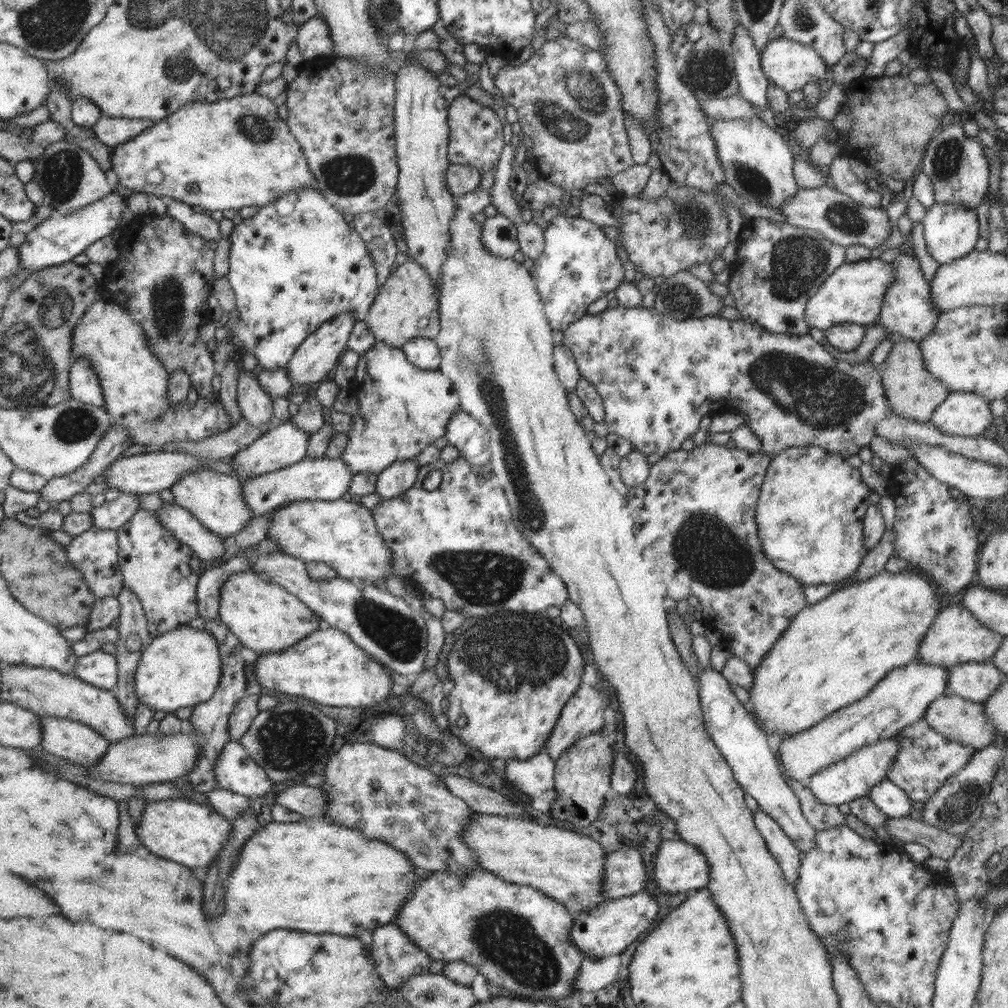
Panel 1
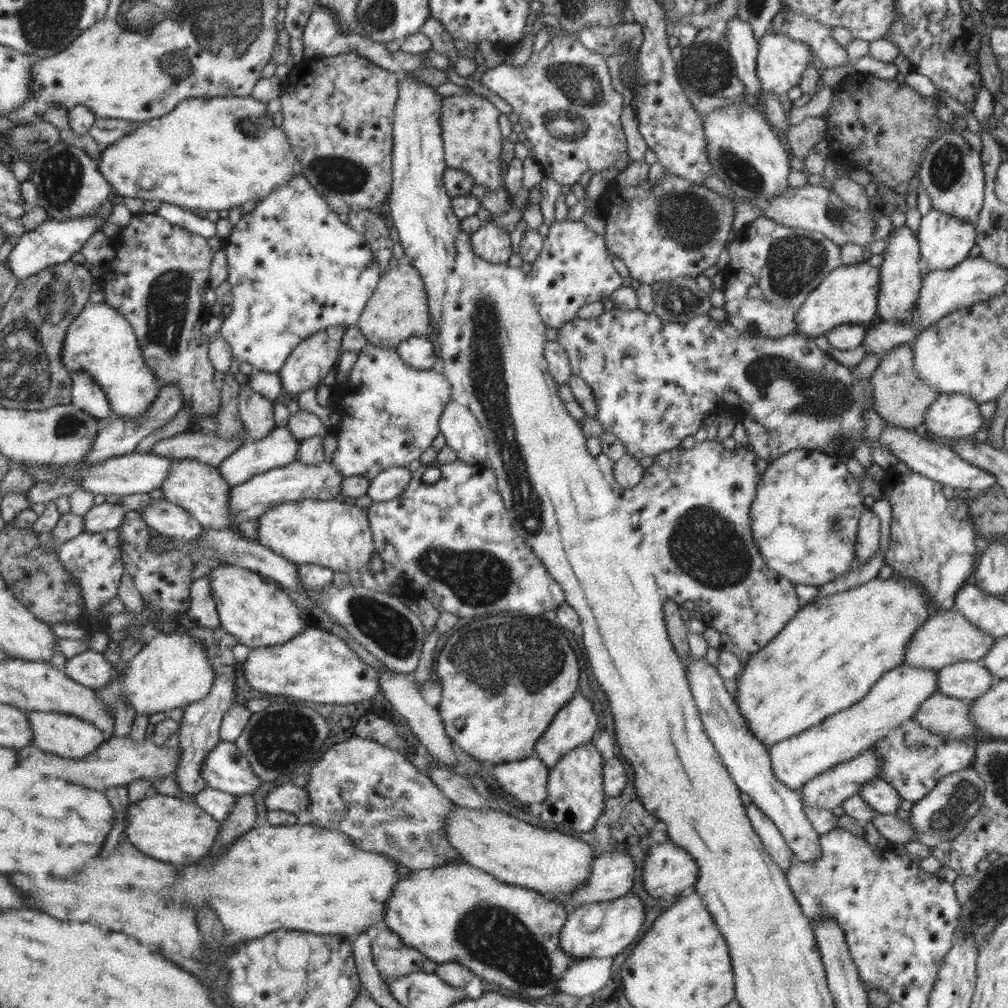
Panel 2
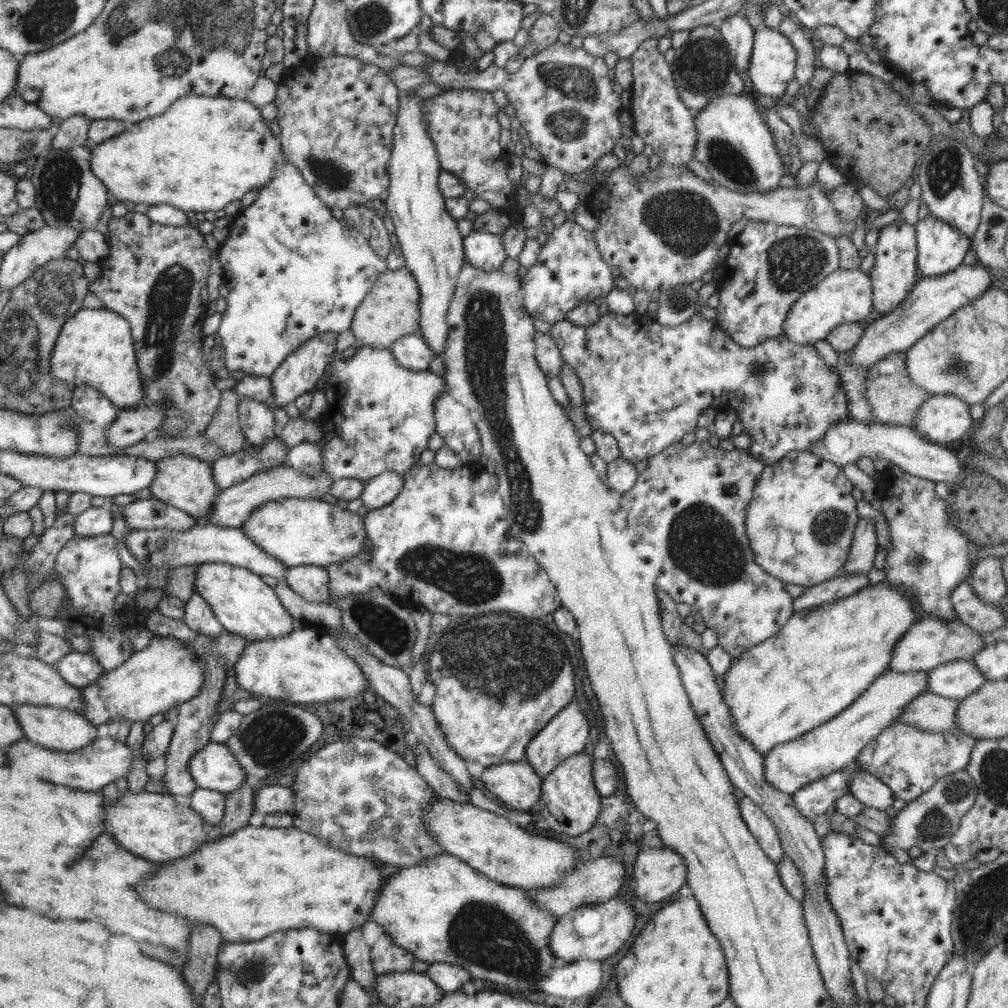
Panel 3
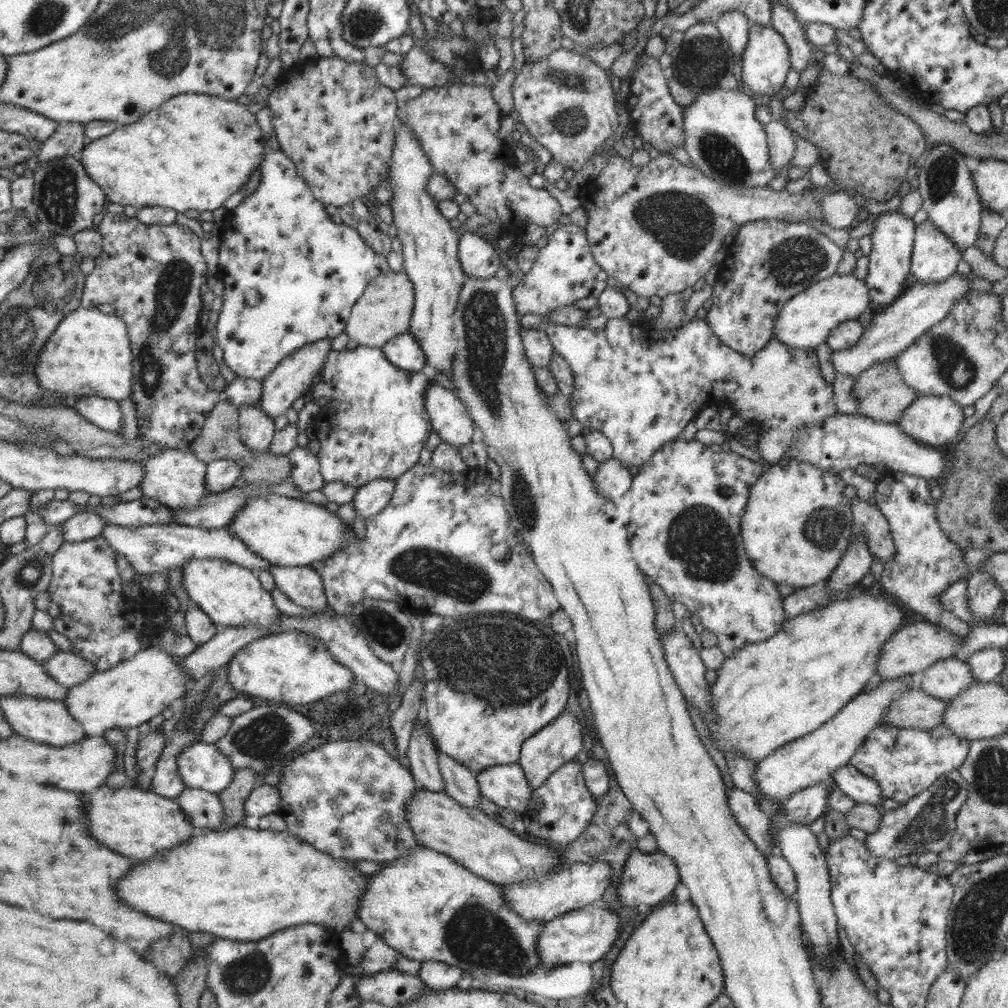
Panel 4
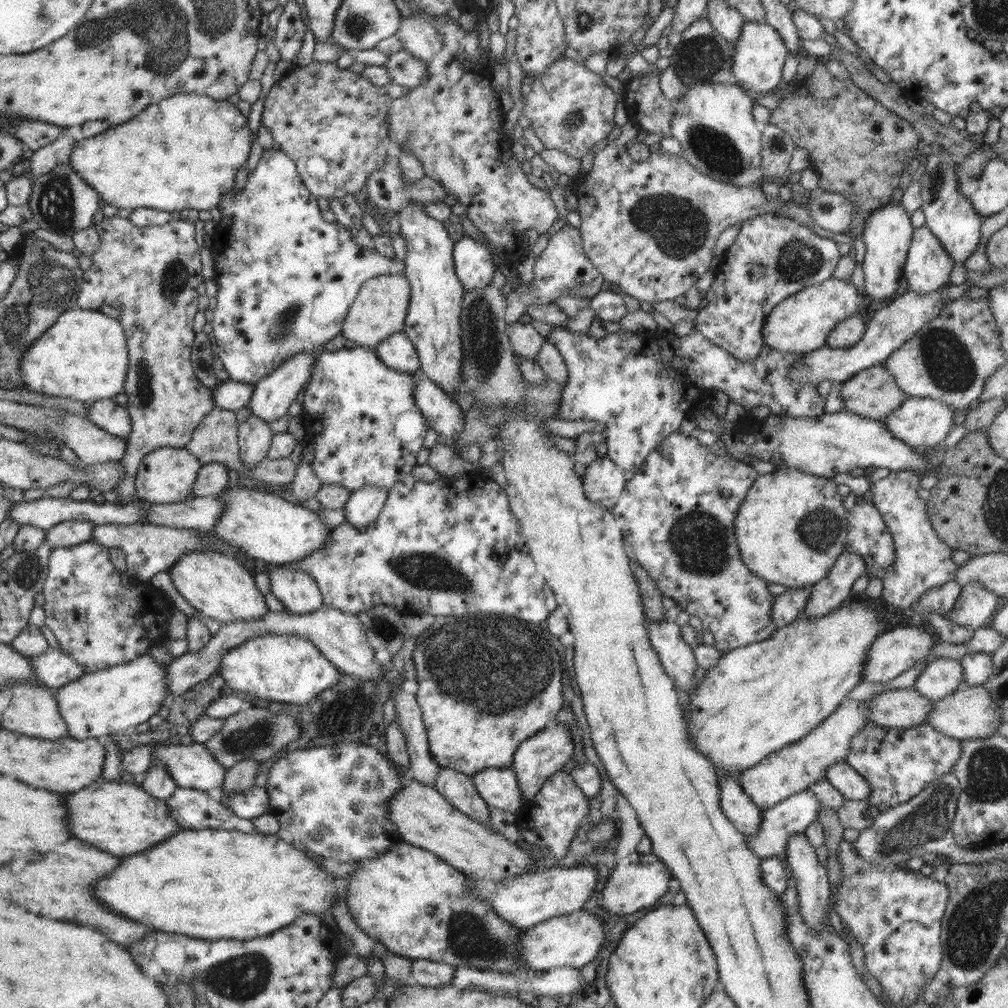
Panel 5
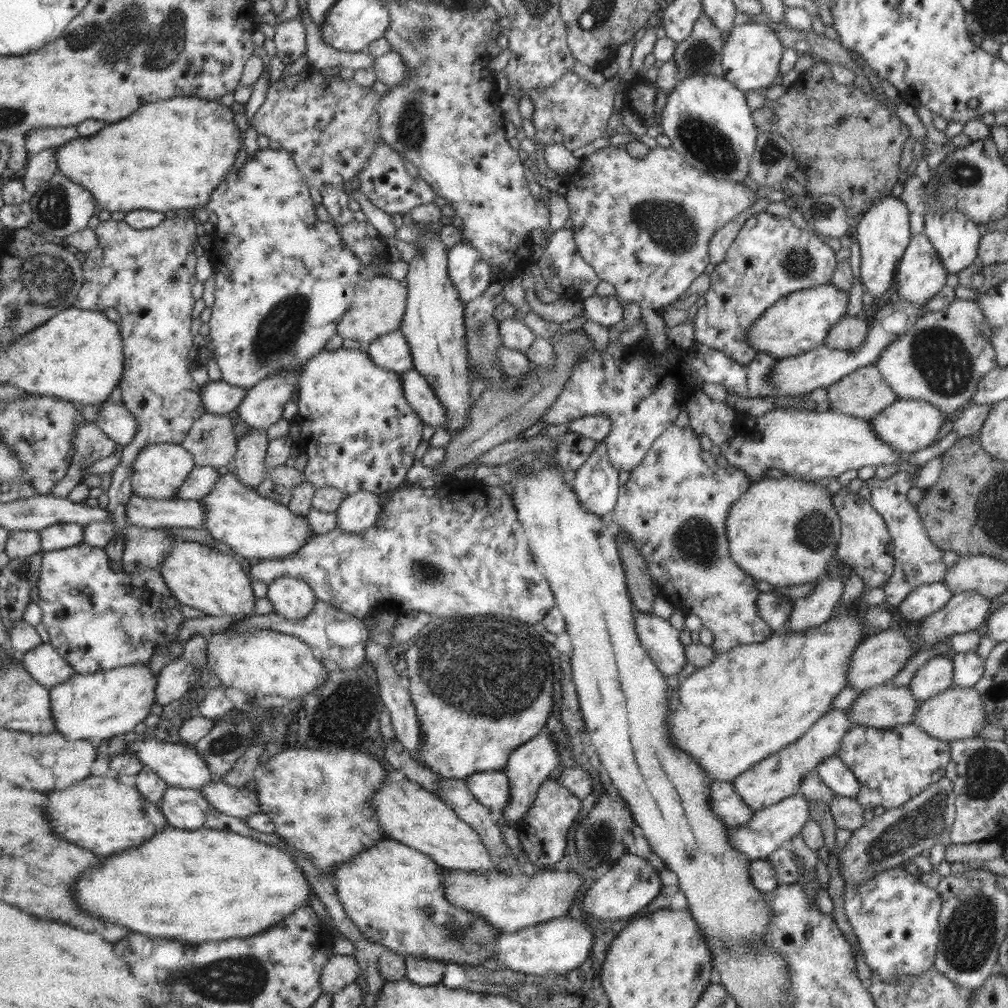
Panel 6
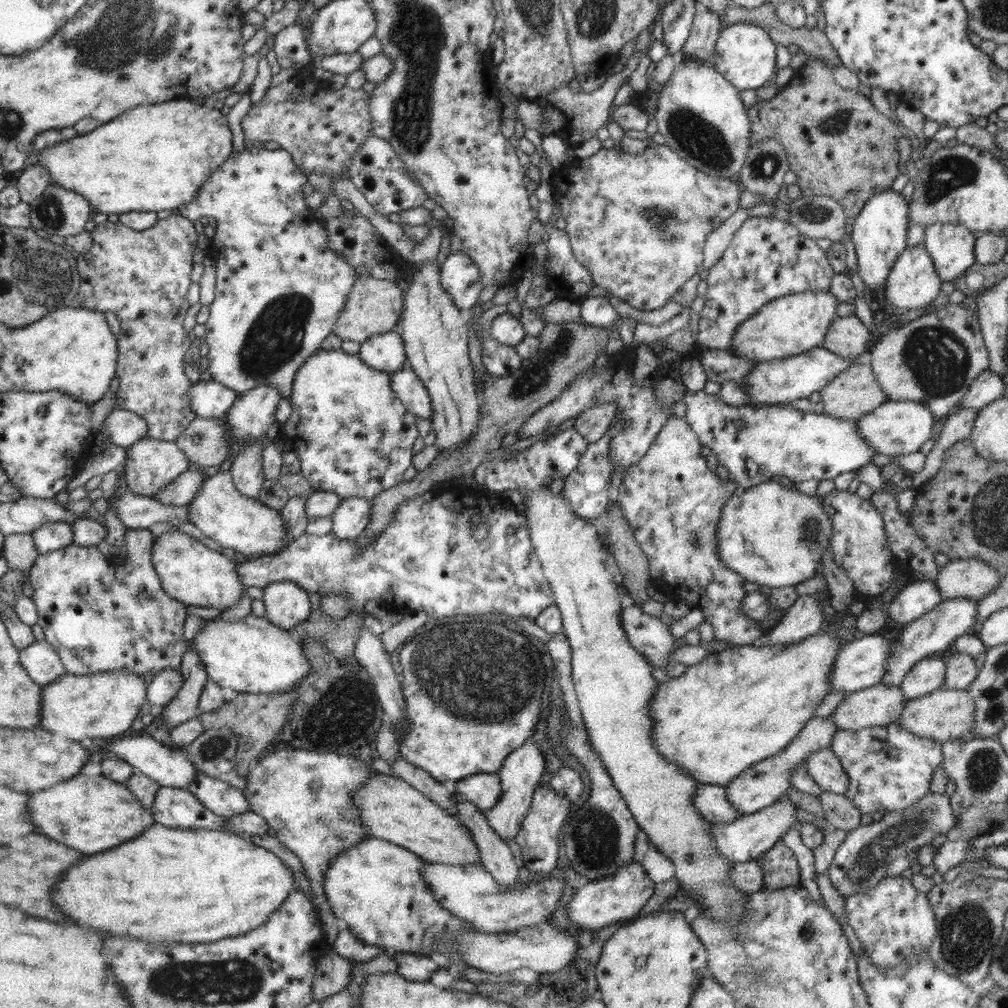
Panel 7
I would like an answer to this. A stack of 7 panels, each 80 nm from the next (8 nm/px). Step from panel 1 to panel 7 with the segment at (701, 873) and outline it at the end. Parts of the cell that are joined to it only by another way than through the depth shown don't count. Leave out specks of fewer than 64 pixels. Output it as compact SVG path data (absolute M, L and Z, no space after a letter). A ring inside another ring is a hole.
M632 860L610 876L581 884L572 895L572 900L567 903L565 911L568 918L576 924L576 928L599 930L608 924L626 923L626 920L629 922L639 917L638 912L653 892L653 880L642 869L642 865Z

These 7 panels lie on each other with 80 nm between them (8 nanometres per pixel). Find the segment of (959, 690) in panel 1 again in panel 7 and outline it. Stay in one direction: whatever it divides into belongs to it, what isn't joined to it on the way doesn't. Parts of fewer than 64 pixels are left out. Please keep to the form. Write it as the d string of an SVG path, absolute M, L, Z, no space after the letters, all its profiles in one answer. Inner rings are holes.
M936 657L920 660L899 684L907 700L920 698L940 689L945 681L946 664Z

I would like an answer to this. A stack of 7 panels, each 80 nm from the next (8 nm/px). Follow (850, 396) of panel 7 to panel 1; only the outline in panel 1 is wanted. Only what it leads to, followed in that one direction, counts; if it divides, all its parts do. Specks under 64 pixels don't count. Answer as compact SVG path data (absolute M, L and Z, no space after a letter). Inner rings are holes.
M902 337L895 338L891 351L878 369L889 406L898 416L909 420L929 421L934 409L951 393L941 380L925 369L918 343Z

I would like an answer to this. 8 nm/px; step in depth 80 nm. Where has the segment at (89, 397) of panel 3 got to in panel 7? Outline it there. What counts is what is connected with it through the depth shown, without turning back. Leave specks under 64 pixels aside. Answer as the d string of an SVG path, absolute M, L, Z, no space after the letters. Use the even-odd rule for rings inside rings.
M118 406L108 414L103 425L106 426L111 442L123 449L147 436L147 424L144 419Z

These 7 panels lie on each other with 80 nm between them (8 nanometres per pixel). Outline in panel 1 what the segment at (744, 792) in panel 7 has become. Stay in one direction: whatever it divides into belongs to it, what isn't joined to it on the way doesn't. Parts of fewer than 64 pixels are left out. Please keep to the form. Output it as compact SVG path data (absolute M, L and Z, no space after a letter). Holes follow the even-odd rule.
M918 660L890 670L864 698L829 714L818 725L776 741L783 776L785 772L789 778L805 783L813 774L846 758L864 745L894 737L906 726L919 722L924 718L927 706L935 698L947 694L947 674L948 668Z

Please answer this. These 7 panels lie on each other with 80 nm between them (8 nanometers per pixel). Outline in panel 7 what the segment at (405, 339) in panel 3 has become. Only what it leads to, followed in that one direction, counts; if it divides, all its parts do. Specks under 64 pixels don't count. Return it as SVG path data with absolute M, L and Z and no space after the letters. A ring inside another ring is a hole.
M397 330L378 333L361 343L359 357L370 368L393 373L405 368L406 355L402 335Z

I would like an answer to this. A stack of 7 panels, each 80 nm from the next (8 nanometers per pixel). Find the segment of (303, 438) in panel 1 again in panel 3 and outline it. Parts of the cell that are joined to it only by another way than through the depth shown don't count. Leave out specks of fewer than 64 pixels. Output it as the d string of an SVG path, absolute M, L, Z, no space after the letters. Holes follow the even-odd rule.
M276 435L273 436L267 444L251 445L251 448L247 448L242 452L235 452L234 454L226 454L218 457L212 464L212 478L218 488L228 488L240 483L243 483L247 478L256 474L257 470L271 467L275 462L281 462L284 464L287 452L290 448L287 448L287 444L283 440L279 440Z

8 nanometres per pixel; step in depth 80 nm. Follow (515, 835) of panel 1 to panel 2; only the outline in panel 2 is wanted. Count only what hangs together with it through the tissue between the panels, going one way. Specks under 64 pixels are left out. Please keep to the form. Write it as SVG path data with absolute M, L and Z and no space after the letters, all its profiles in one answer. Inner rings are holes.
M456 805L447 816L445 831L448 842L468 865L487 872L494 878L510 885L520 885L550 898L558 897L565 901L576 889L583 887L590 870L592 870L592 862L596 860L596 854L587 842L558 830L547 830L530 825L502 810L469 809Z

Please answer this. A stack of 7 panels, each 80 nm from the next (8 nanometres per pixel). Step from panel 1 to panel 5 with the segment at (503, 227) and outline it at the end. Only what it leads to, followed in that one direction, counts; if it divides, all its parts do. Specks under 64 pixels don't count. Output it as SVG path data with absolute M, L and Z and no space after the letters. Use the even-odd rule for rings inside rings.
M465 235L454 246L454 268L464 290L484 288L497 269L487 246Z

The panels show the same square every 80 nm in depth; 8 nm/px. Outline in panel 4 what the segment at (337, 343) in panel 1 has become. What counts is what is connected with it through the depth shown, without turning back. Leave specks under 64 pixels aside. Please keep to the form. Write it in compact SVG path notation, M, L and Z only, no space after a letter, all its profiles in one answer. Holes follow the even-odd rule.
M323 338L298 349L289 357L283 358L278 366L267 377L263 378L264 390L262 390L261 397L256 405L266 414L269 414L272 419L275 419L277 415L285 415L297 398L307 395L308 390L316 382L324 362L328 360L330 351L331 338Z

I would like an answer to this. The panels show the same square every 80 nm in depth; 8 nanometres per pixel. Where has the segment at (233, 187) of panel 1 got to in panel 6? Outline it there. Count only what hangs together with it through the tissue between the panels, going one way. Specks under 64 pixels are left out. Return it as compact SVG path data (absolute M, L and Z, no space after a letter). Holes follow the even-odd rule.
M175 96L164 101L146 104L136 110L134 114L128 116L128 118L124 118L120 122L108 123L103 130L96 132L93 136L80 137L66 142L66 144L58 148L55 159L58 162L58 167L60 167L59 172L88 191L94 197L96 206L102 208L102 210L108 210L108 212L146 209L166 212L167 210L177 211L180 208L205 208L209 203L212 192L216 190L216 186L220 186L224 182L224 178L228 176L228 172L232 170L236 162L236 155L241 146L244 145L244 136L241 136L238 126L234 123L235 114L231 110L228 100L208 101L208 99L194 96Z

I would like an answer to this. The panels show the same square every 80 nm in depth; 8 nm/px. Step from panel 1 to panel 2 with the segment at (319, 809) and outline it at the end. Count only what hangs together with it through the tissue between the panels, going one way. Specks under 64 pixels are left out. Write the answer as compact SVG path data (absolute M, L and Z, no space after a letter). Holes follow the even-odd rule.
M286 782L283 785L274 787L264 798L264 804L268 811L282 810L295 815L307 810L310 803L311 800L307 790L293 785L292 782Z

